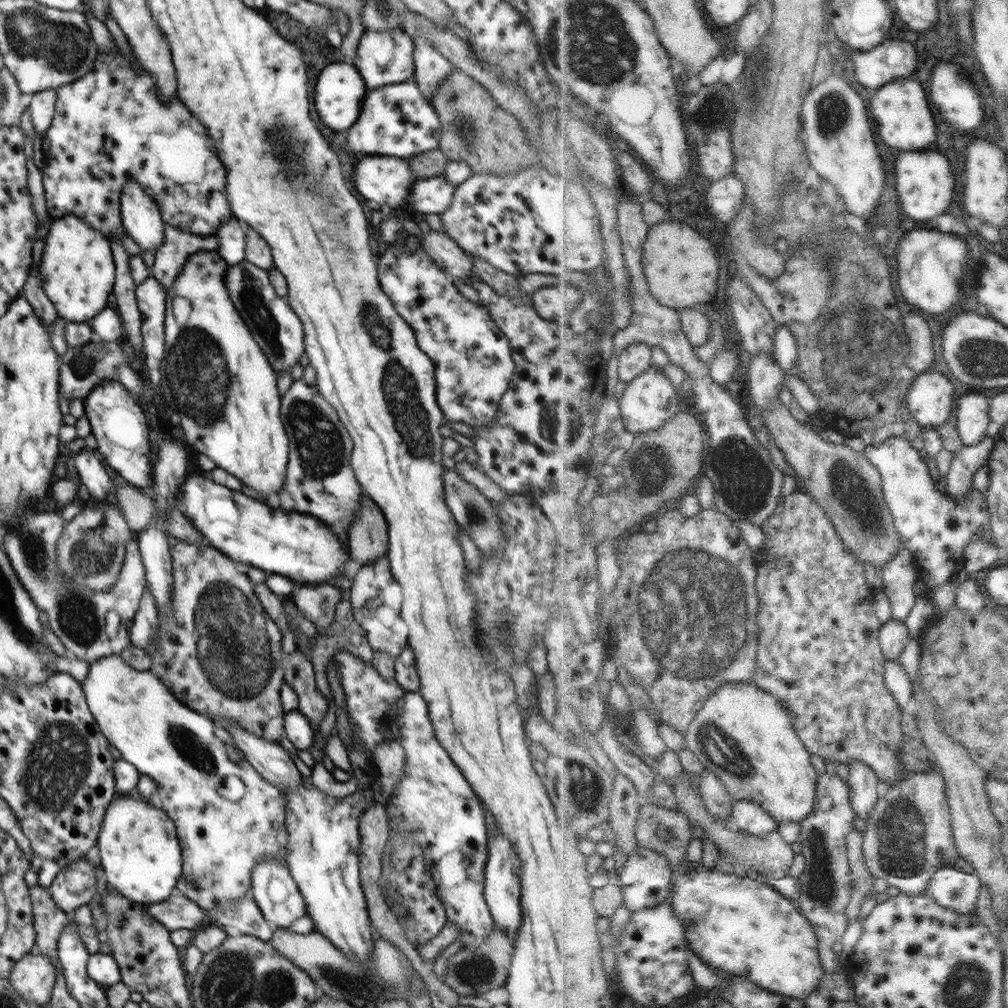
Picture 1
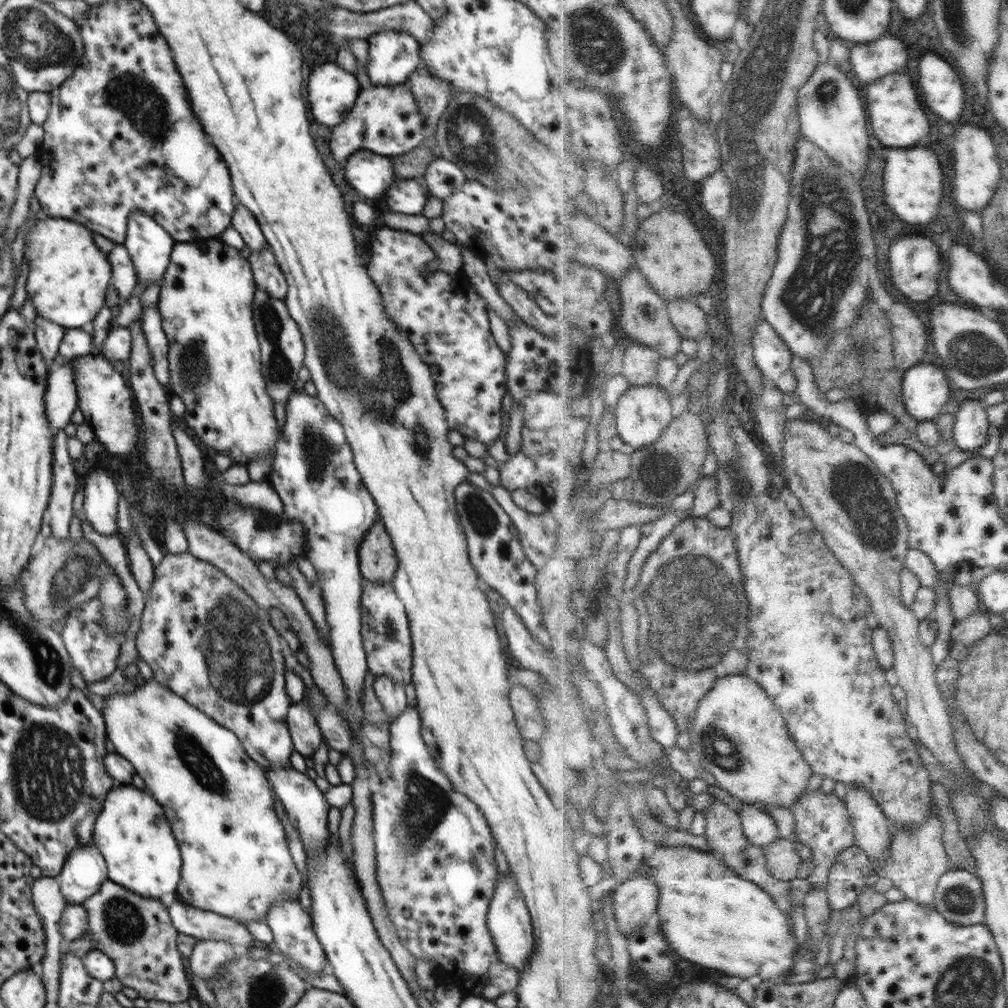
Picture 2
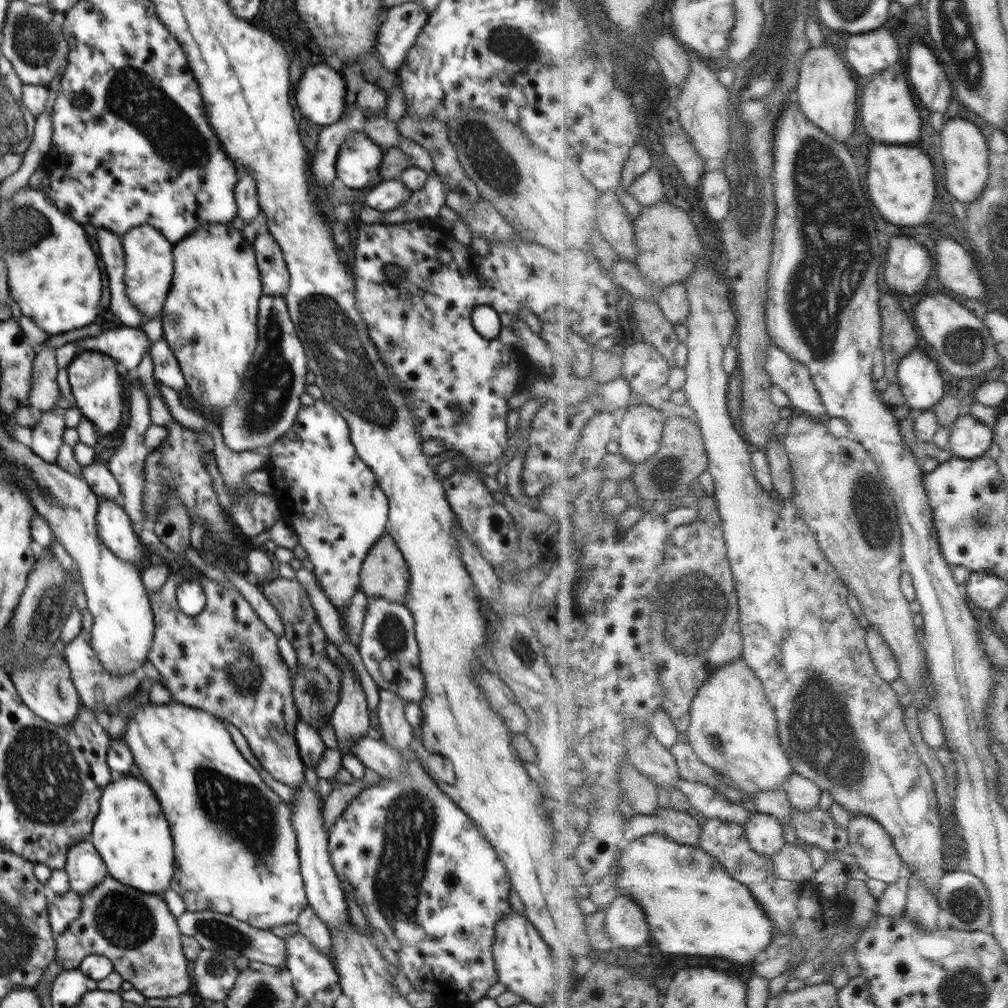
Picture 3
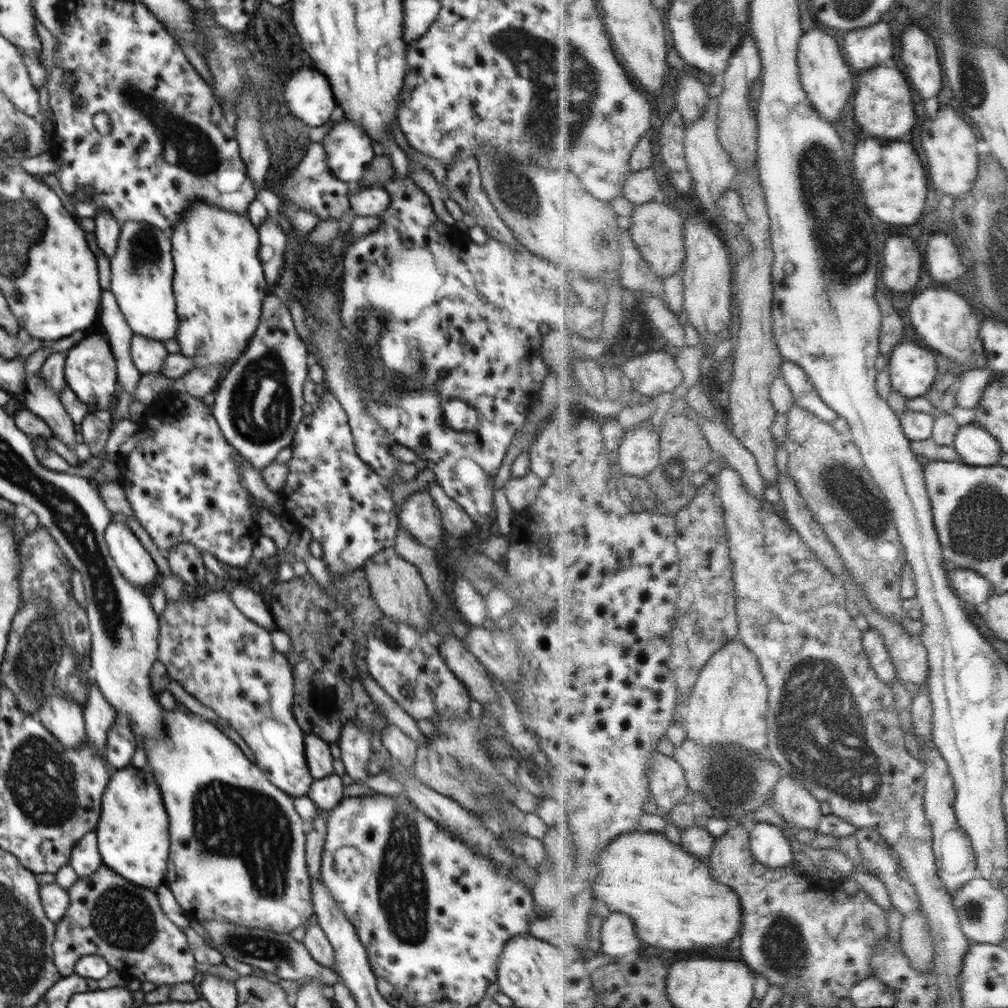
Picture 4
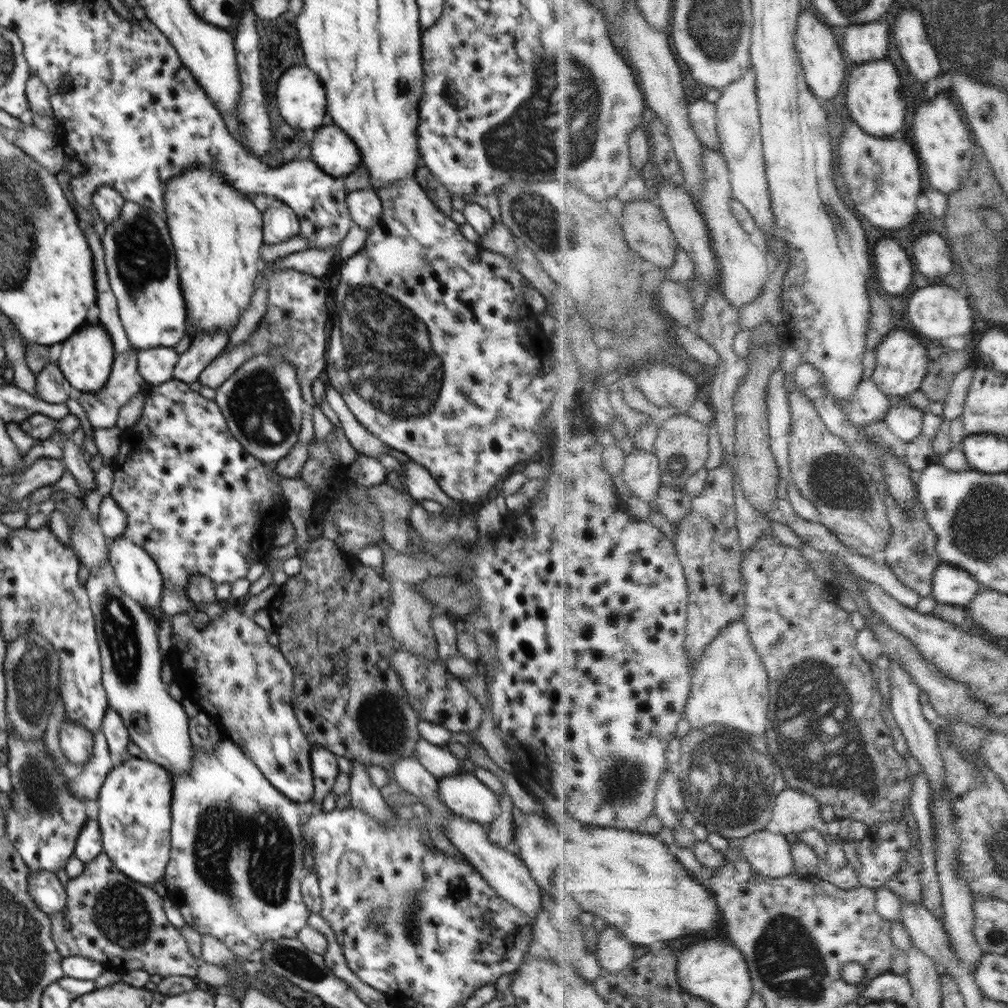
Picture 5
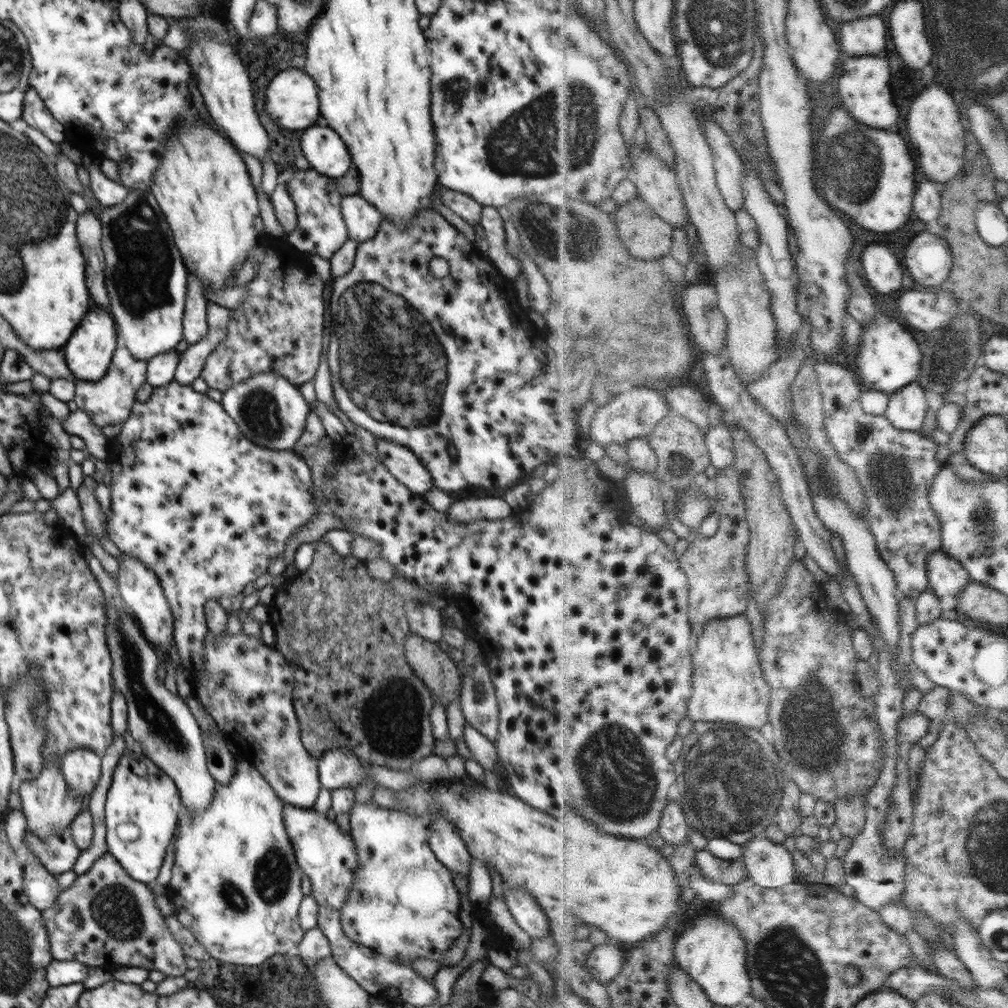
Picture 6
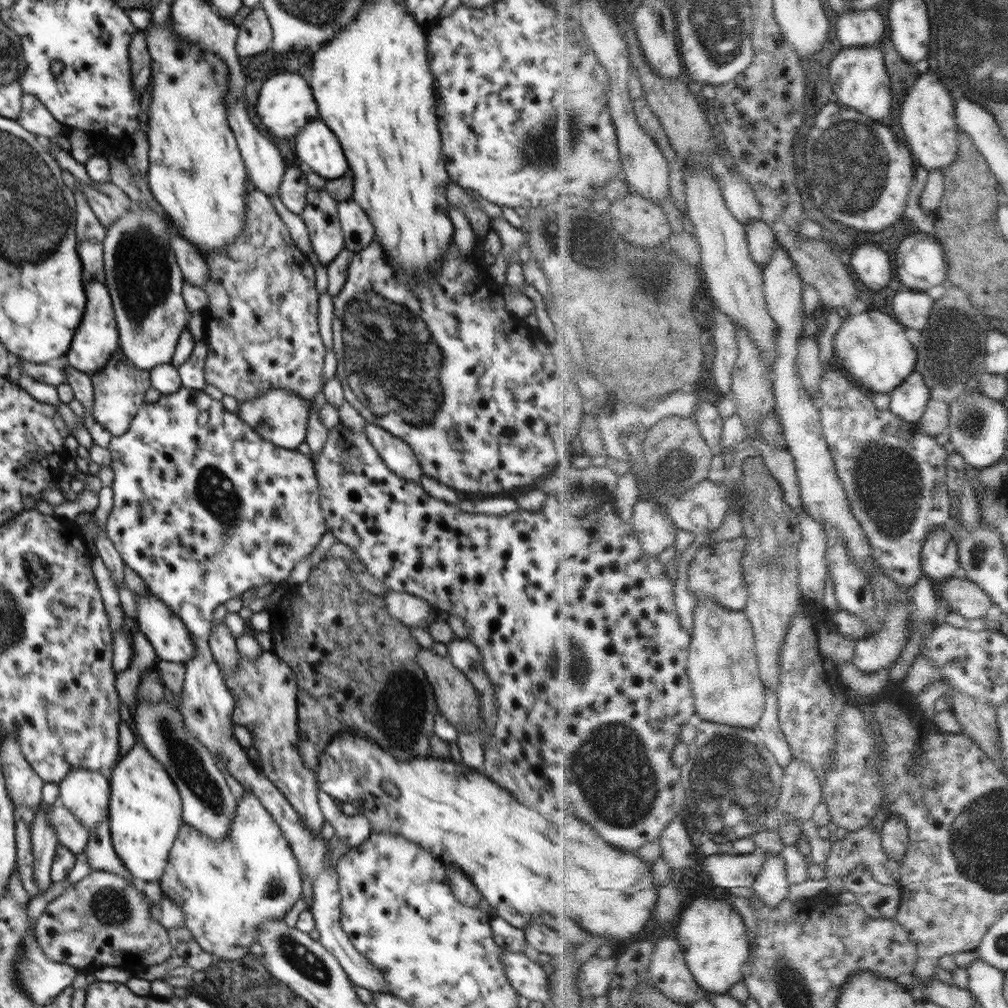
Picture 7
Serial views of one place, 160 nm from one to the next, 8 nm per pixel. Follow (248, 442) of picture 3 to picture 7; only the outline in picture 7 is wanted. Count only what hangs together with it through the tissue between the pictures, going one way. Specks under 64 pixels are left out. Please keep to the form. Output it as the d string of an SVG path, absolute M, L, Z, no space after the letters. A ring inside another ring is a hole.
M270 389L262 397L239 403L240 415L238 416L274 446L294 450L305 441L312 404L314 402L304 401L302 397L286 393L282 389Z

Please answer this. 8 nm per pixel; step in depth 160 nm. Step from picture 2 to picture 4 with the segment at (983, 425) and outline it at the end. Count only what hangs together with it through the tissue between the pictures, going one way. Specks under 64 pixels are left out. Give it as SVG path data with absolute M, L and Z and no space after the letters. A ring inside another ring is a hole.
M976 422L964 425L958 433L954 447L962 454L962 460L972 465L996 465L1002 462L1002 443L985 426Z

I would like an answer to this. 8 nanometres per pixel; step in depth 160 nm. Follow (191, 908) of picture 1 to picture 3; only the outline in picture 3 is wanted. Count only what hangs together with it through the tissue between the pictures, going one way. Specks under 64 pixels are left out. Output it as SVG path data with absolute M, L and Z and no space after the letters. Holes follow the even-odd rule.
M210 910L185 911L177 918L177 923L181 934L194 938L202 949L224 954L232 959L245 956L248 960L265 963L267 969L272 970L280 970L287 966L286 944L282 938L274 936L269 930L254 928L233 916Z

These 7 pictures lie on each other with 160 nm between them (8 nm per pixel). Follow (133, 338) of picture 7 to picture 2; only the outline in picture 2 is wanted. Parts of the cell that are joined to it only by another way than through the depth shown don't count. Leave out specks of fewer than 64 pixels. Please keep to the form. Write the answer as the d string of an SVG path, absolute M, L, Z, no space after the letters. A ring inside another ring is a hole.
M141 210L129 216L123 245L132 259L137 282L148 286L163 280L175 243L160 224Z

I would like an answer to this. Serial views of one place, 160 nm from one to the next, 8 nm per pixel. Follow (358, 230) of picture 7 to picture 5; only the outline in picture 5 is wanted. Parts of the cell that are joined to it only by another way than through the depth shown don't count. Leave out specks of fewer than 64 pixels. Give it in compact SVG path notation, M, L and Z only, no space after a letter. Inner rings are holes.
M373 188L349 192L346 197L346 206L354 224L368 231L379 222L383 213L382 201Z

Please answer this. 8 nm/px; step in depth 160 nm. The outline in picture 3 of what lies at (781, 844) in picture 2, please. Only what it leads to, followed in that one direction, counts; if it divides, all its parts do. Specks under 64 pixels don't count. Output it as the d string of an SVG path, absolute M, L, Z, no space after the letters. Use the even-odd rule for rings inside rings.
M788 844L776 857L772 858L776 870L782 878L792 882L815 881L816 868L810 852L803 845Z

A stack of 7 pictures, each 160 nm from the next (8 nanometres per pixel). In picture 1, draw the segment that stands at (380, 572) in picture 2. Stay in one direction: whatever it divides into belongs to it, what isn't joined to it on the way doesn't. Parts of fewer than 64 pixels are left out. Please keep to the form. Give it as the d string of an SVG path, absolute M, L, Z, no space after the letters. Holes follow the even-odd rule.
M366 494L361 496L355 521L349 528L349 555L362 565L375 562L389 549L388 523L377 504Z

